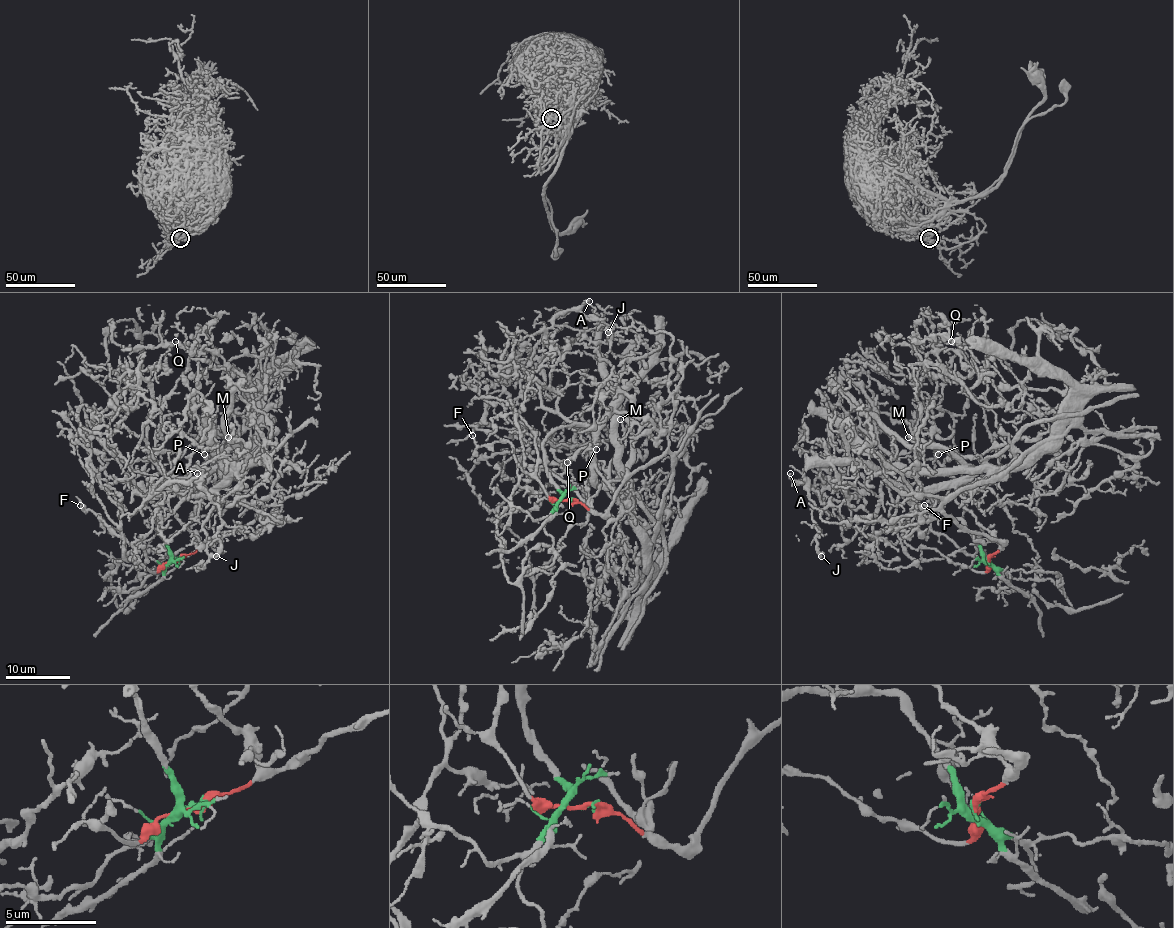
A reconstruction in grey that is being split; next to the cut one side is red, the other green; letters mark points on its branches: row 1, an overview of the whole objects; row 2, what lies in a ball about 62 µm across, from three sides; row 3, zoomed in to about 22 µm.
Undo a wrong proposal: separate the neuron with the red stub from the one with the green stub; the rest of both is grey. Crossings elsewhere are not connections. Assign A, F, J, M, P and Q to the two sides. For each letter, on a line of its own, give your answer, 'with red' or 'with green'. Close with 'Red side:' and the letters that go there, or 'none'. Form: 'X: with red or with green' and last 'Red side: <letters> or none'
A: with green
F: with red
J: with green
M: with red
P: with green
Q: with red
Red side: F, M, Q

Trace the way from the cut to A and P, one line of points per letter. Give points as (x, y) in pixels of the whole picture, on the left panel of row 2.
A: (177, 560), (151, 519), (167, 516), (181, 497), (165, 480), (159, 531), (165, 510), (160, 490), (198, 474)
P: (177, 560), (170, 560), (168, 545), (151, 519), (175, 508), (181, 497), (178, 484), (202, 433), (204, 454)

